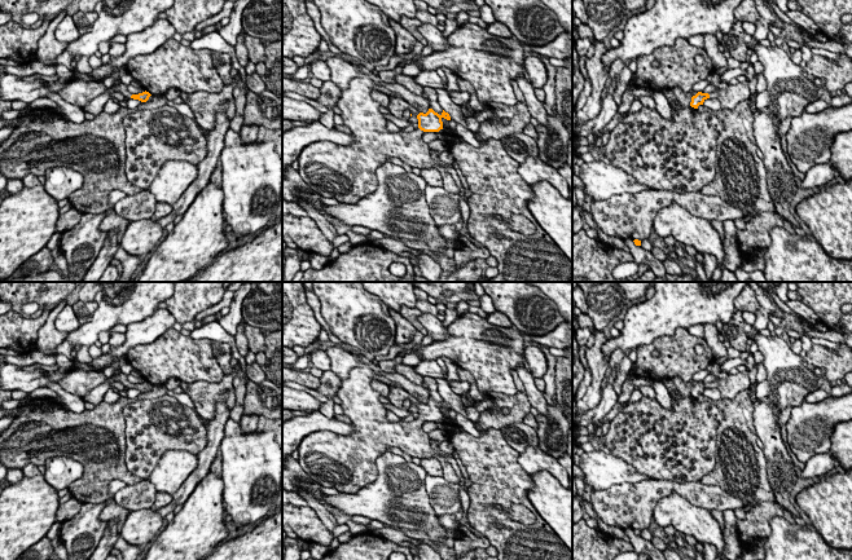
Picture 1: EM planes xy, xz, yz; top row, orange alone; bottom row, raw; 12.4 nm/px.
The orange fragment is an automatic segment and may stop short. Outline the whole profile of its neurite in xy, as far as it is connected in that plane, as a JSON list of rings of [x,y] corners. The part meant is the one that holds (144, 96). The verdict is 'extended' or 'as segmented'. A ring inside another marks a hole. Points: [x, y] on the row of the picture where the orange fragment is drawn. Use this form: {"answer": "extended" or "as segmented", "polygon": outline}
{"answer": "extended", "polygon": [[[70,79],[58,94],[66,102],[83,109],[97,96],[104,94],[105,92],[109,92],[110,96],[113,92],[118,92],[123,94],[126,100],[133,98],[141,102],[146,102],[151,96],[146,91],[139,94],[131,94],[127,85],[123,83],[120,83],[115,89],[110,89],[104,85],[104,81],[84,81],[79,79]]]}

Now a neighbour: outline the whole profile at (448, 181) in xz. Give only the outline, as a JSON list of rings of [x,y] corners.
[[[430,150],[430,155],[431,158],[438,162],[439,164],[434,168],[438,168],[440,175],[442,175],[442,178],[443,178],[443,188],[448,191],[448,193],[452,193],[452,194],[460,194],[460,188],[456,185],[454,182],[454,178],[452,177],[452,175],[449,172],[447,172],[444,169],[445,166],[449,166],[449,164],[445,164],[443,163],[442,160],[438,159],[438,155],[440,153],[435,151],[435,150]]]

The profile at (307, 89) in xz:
[[[282,78],[282,91],[295,92],[311,100],[317,100],[321,94],[320,88],[313,87],[311,83],[303,83],[289,78]]]

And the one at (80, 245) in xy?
[[[110,207],[104,213],[83,213],[80,221],[71,228],[70,230],[62,232],[60,250],[63,252],[67,261],[67,270],[73,275],[69,278],[71,282],[82,282],[87,270],[97,259],[107,233],[100,229],[101,221],[105,219],[105,215],[114,208]]]

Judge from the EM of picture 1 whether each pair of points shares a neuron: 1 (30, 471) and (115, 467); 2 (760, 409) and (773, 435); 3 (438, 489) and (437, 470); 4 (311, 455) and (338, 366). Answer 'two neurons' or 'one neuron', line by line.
1: two neurons
2: one neuron
3: two neurons
4: two neurons

